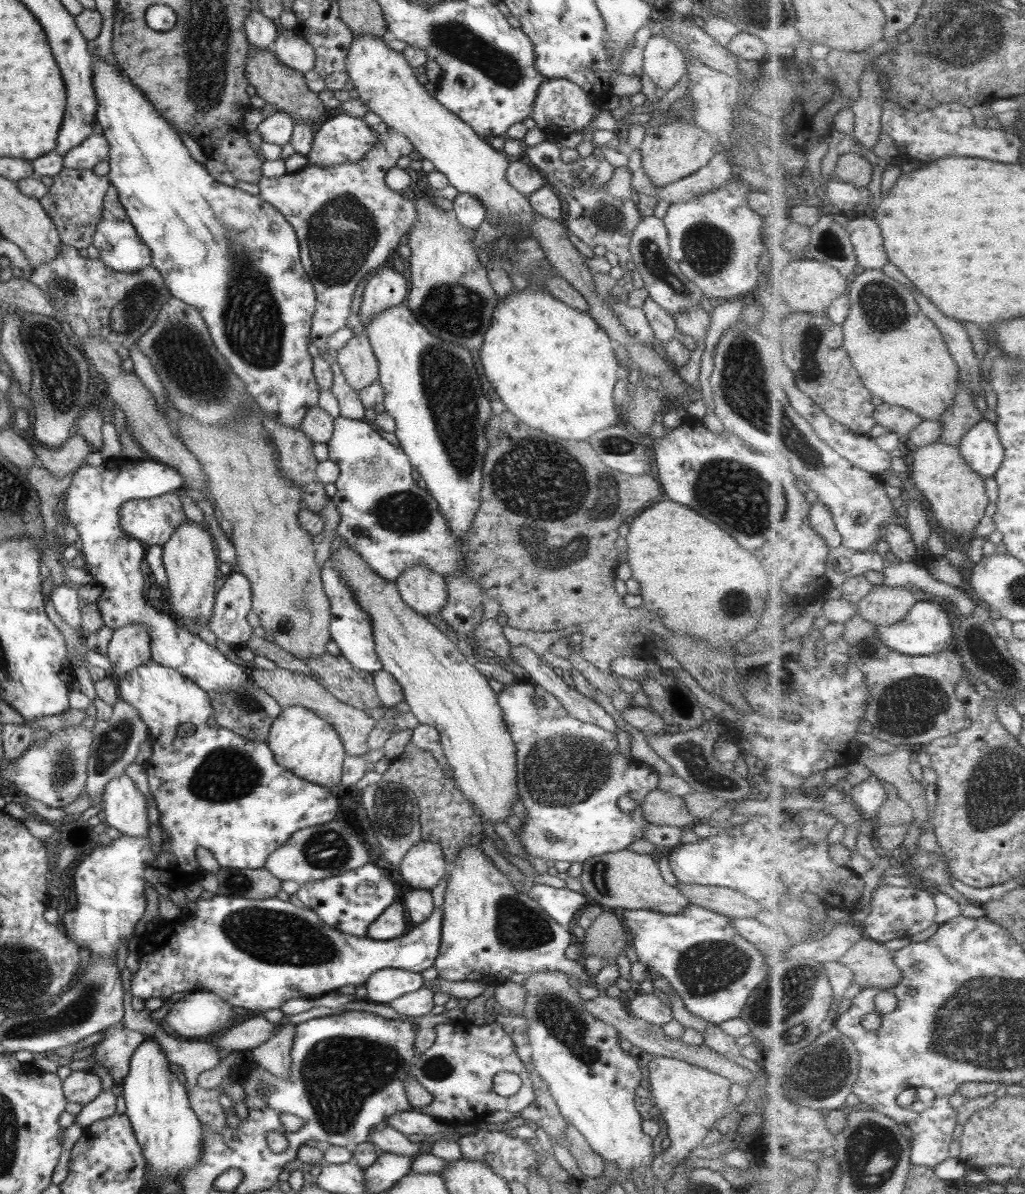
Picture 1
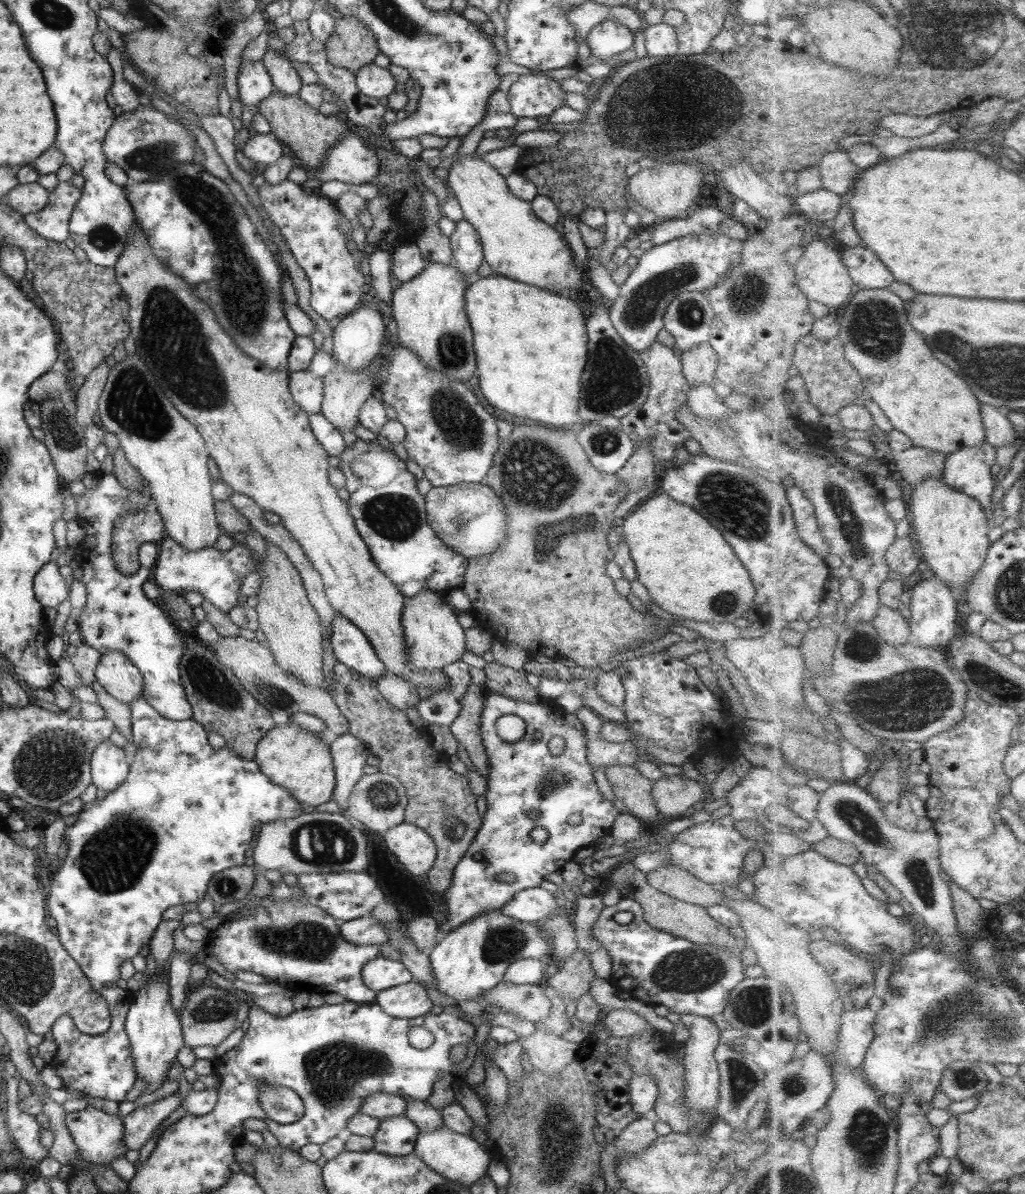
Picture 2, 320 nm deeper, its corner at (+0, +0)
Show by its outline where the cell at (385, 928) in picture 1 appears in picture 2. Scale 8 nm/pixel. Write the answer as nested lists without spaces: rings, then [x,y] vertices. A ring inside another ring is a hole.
[[[368,913],[353,920],[338,923],[339,934],[343,940],[361,946],[381,945],[386,942],[384,928]]]

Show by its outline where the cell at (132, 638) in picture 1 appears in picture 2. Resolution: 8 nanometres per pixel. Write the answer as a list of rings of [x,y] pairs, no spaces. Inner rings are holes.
[[[121,652],[100,656],[94,668],[94,680],[115,700],[129,703],[142,694],[142,676]]]

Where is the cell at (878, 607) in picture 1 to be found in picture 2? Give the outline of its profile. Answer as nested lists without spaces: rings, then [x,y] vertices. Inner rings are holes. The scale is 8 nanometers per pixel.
[[[884,604],[879,607],[878,615],[871,624],[877,629],[883,641],[893,646],[905,645],[912,635],[909,620],[901,615],[899,609],[895,610]]]

